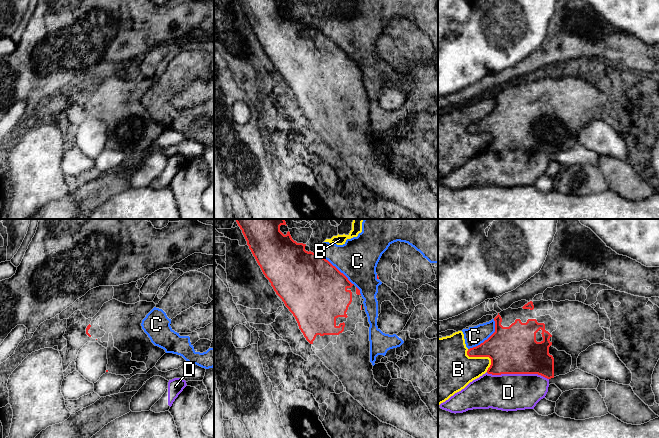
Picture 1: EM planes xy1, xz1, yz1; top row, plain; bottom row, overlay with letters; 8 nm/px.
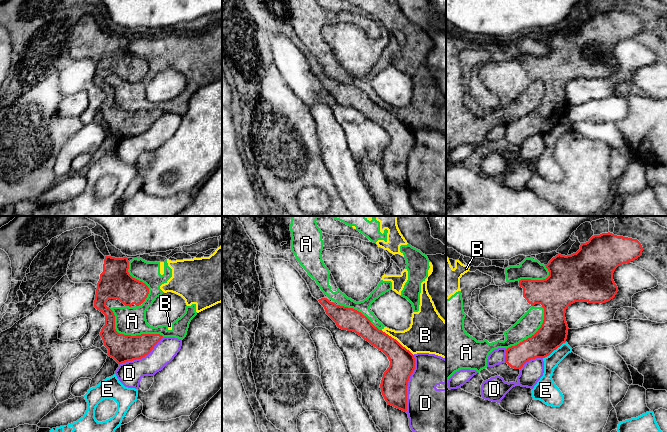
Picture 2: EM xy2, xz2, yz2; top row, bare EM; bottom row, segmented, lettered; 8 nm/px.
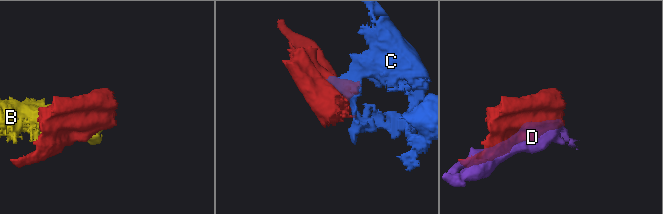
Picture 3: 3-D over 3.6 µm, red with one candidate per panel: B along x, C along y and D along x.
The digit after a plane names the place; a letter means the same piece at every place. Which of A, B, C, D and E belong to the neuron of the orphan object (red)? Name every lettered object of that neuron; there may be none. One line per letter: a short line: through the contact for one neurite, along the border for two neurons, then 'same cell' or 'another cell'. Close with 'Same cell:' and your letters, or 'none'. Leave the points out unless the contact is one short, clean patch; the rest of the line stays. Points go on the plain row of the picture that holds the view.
A: another cell
B: another cell
C: another cell
D: another cell
E: line yz2 (565, 117), (543, 134); another cell
Same cell: none

